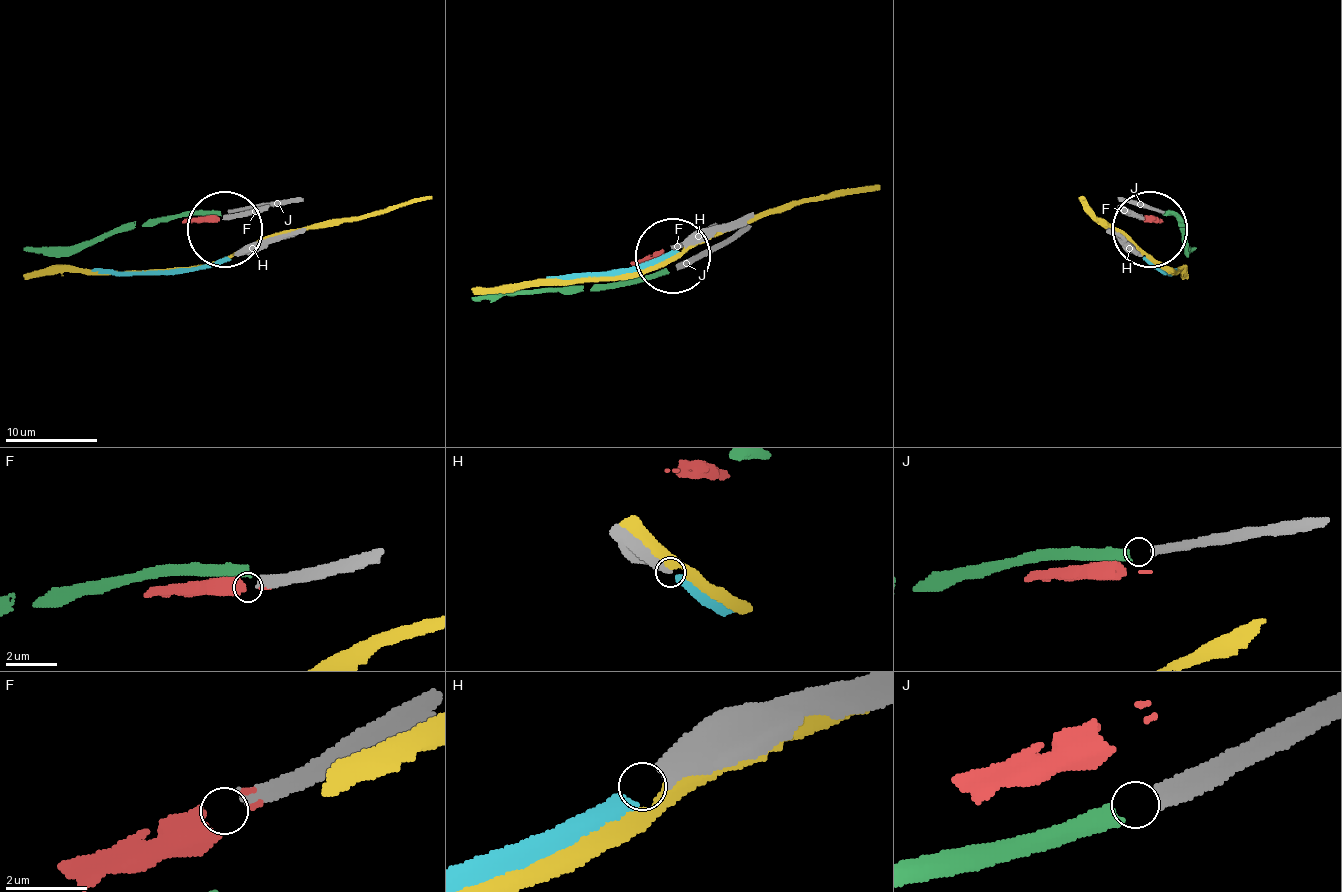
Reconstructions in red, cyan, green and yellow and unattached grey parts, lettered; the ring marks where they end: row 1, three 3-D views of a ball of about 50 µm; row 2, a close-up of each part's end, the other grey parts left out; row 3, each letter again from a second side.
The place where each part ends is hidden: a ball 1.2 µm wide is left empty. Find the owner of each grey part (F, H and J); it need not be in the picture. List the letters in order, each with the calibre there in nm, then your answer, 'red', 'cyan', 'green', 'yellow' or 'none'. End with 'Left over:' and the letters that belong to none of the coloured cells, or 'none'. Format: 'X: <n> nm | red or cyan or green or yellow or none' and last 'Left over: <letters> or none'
F: 400 nm | red
H: 500 nm | cyan
J: 360 nm | green
Left over: none

